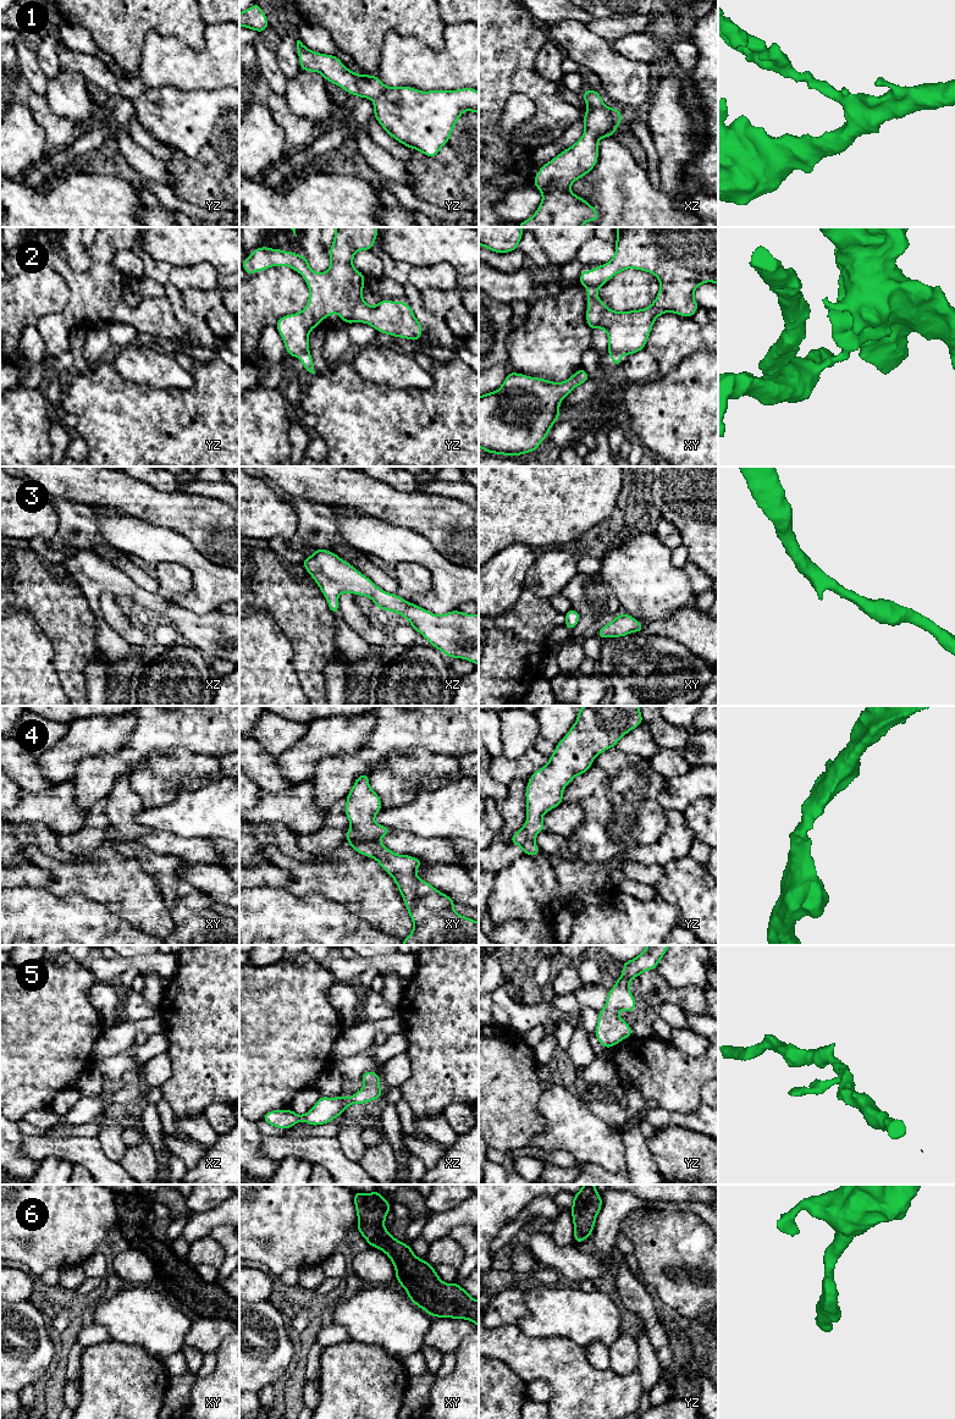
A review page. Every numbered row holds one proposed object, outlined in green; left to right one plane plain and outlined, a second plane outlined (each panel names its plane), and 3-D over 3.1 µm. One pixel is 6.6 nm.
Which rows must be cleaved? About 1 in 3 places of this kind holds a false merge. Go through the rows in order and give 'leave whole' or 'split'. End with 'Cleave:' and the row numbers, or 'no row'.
1: leave whole
2: split
3: leave whole
4: leave whole
5: leave whole
6: leave whole
Cleave: 2

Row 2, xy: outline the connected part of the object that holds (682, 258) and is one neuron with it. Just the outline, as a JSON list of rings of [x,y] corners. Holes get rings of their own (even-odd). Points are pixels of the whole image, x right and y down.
[[[617,227],[615,253],[613,258],[596,269],[583,269],[579,283],[587,289],[586,322],[591,330],[603,328],[608,336],[608,353],[631,355],[645,349],[655,320],[664,313],[674,313],[680,316],[694,316],[699,304],[694,299],[695,289],[706,282],[718,285],[718,227]],[[626,269],[636,269],[655,275],[661,285],[656,299],[646,309],[630,311],[614,311],[609,309],[597,296],[597,291],[615,274]]]

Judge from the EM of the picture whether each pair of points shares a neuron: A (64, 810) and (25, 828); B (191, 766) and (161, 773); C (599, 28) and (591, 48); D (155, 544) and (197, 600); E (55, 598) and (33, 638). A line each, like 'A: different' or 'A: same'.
A: different
B: same
C: different
D: same
E: different

